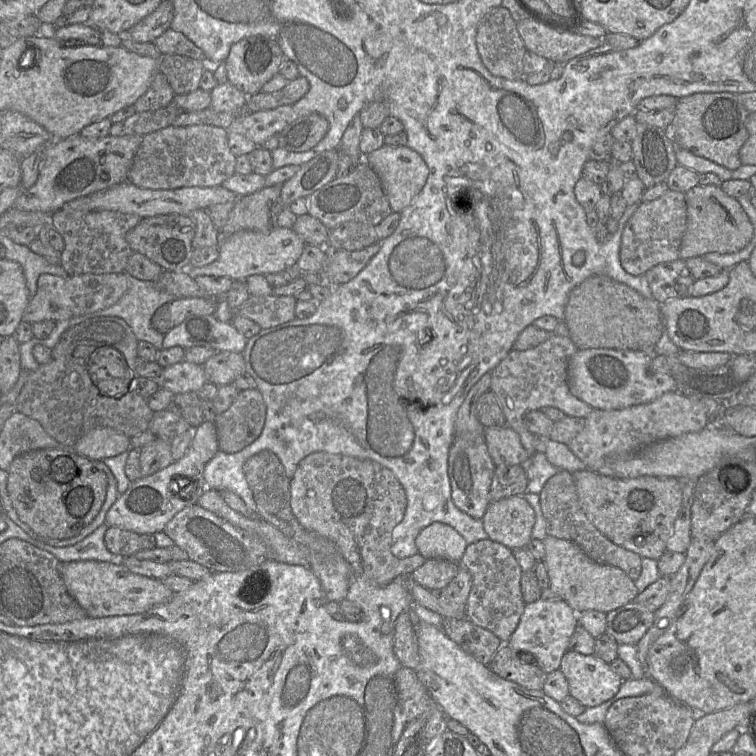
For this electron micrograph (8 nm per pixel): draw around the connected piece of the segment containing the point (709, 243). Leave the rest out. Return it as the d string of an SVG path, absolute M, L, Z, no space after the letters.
M697 185L685 192L685 200L687 207L687 227L680 244L679 256L681 260L700 257L707 253L735 253L745 248L751 241L754 229L749 217L739 201L725 194L721 187L717 185Z

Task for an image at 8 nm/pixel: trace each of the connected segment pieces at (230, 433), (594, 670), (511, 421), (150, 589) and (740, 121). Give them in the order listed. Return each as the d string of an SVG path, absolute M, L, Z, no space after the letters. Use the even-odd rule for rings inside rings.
M241 390L229 409L214 421L219 450L229 454L241 451L259 438L265 420L266 405L259 390Z
M567 650L559 670L569 686L569 695L585 708L598 706L616 695L623 679L610 664L592 655Z
M552 334L546 341L527 350L512 349L507 356L492 370L490 391L498 398L506 424L520 436L520 441L532 456L536 435L524 425L524 416L532 410L555 407L569 417L585 418L593 410L586 402L574 396L568 385L568 367L571 357L578 350L569 336Z
M120 559L114 562L82 560L63 562L61 576L69 593L89 617L106 617L145 612L169 600L174 592L162 580L131 572Z
M730 92L696 93L678 99L670 125L674 144L731 171L738 169L742 165L739 152L748 139L745 122L750 114L738 95Z

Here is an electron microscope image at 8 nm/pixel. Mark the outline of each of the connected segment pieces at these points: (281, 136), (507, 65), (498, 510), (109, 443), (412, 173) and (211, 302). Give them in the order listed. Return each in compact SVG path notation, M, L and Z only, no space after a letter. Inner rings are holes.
M318 113L299 116L278 134L278 148L291 152L308 151L323 139L328 129L328 120Z
M502 6L491 9L478 24L476 34L477 50L485 67L496 77L508 80L524 78L523 58L527 50L516 24L517 22L512 18L508 9Z
M523 495L490 503L482 518L488 539L509 549L526 548L532 539L535 521L535 511Z
M109 427L91 430L73 446L76 453L92 460L117 456L130 448L131 438Z
M383 145L365 155L363 160L376 172L382 182L393 212L401 213L424 187L429 169L422 156L408 146Z
M210 296L176 298L160 306L154 312L151 319L152 327L165 335L187 318L215 315L217 300L217 298Z

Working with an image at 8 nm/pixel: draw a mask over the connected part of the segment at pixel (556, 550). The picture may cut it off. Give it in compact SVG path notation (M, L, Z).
M548 535L542 541L545 549L543 562L547 568L549 588L576 613L588 610L608 613L638 596L635 582L620 568L594 562L571 541Z

